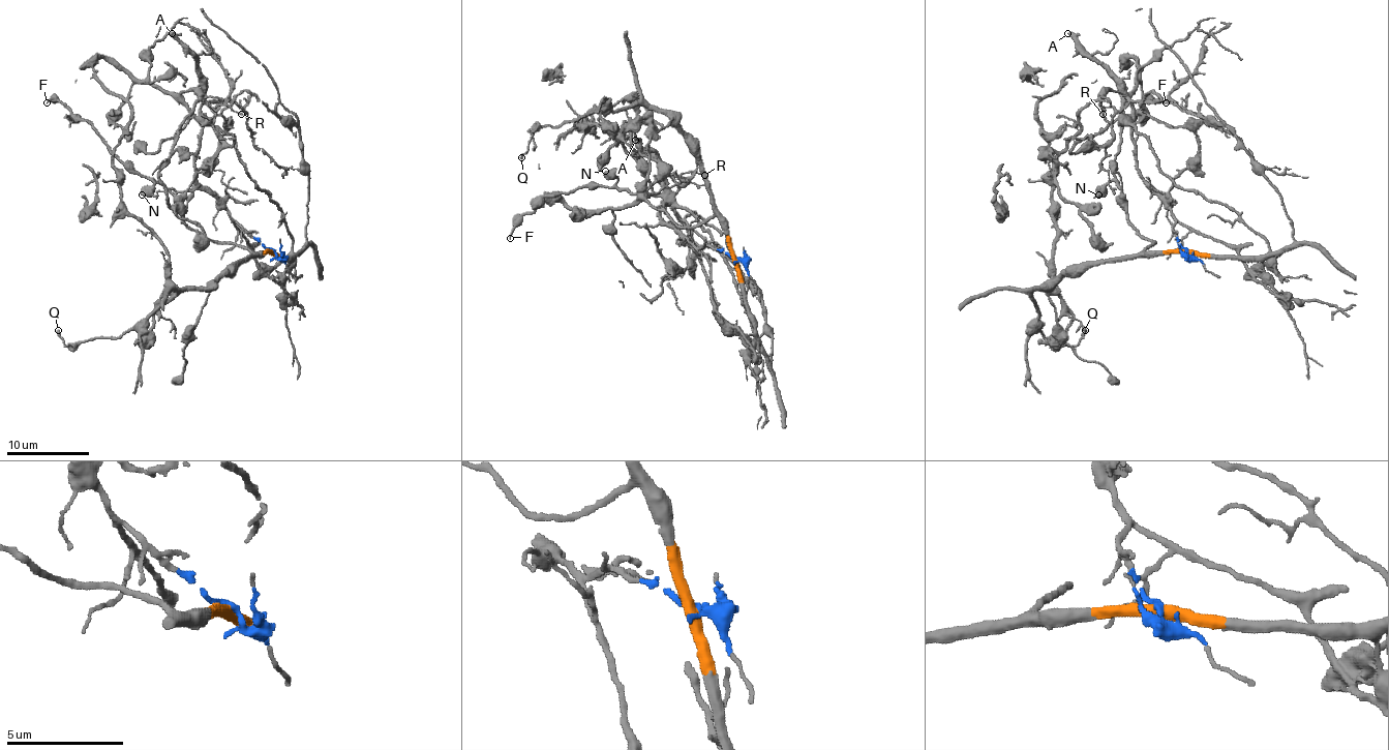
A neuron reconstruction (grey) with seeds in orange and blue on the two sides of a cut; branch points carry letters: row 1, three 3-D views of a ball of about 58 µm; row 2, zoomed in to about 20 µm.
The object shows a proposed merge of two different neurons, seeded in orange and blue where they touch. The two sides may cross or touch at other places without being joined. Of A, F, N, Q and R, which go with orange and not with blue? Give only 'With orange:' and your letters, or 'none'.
With orange: F, N, Q

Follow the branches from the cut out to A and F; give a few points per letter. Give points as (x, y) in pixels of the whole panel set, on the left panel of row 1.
A: (273, 250), (246, 232), (197, 180), (194, 166), (201, 136), (197, 57), (172, 32)
F: (273, 250), (207, 240), (184, 221), (178, 201), (159, 182), (140, 176), (88, 123), (59, 100), (47, 102)

